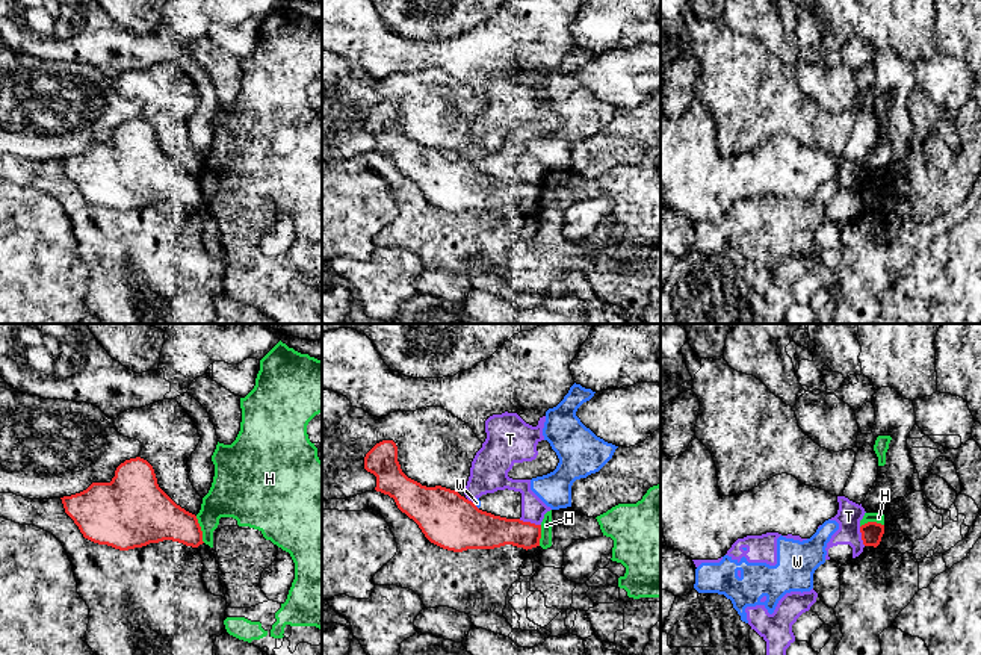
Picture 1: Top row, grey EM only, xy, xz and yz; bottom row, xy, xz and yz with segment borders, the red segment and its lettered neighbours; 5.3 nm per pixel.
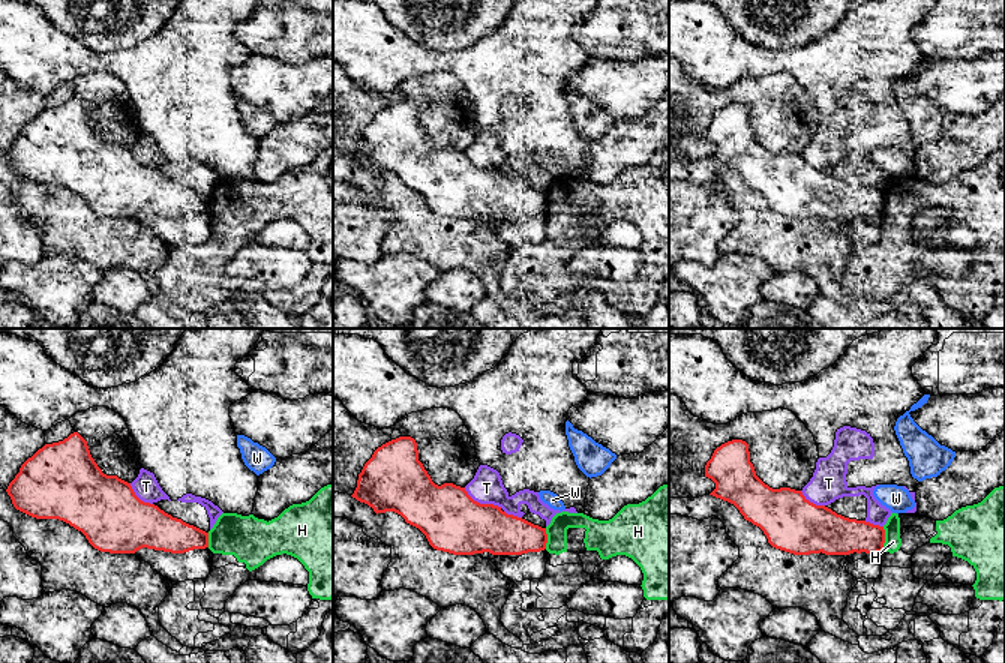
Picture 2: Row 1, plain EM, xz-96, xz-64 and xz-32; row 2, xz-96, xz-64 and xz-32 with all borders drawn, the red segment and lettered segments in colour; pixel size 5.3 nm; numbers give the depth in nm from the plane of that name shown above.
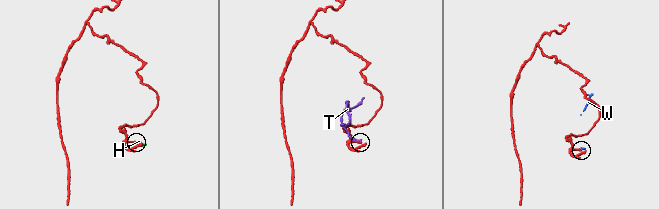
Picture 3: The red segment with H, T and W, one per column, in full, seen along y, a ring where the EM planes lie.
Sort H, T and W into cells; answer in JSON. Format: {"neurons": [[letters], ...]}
{"neurons": [["H"], ["T", "W"]]}

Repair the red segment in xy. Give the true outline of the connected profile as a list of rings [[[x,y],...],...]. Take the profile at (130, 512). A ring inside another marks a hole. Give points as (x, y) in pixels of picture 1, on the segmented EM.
[[[141,458],[121,463],[110,483],[60,498],[85,539],[119,551],[172,540],[203,545],[195,514],[177,505],[157,484],[153,466]]]

